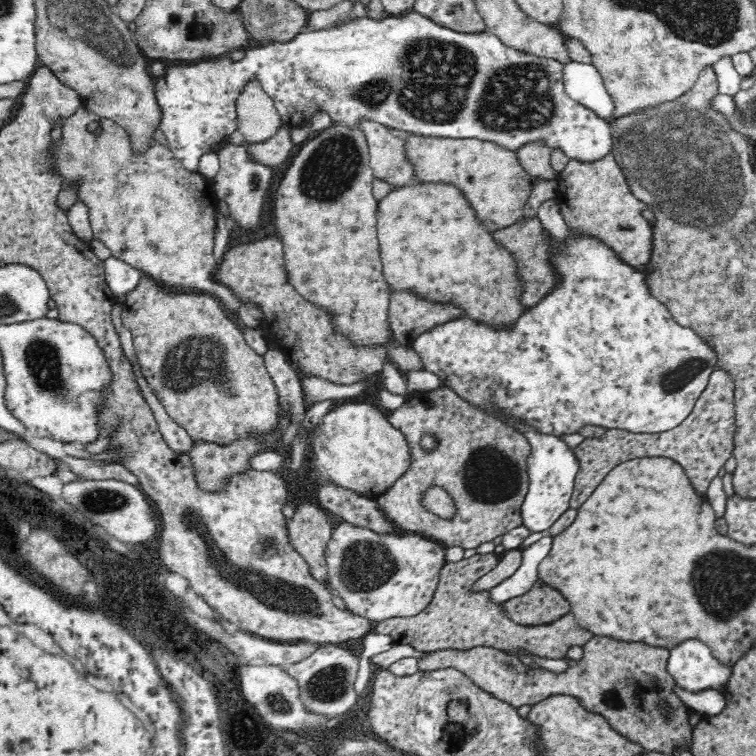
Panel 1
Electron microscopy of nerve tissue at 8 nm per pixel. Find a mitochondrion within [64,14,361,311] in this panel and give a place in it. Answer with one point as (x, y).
(257, 184)

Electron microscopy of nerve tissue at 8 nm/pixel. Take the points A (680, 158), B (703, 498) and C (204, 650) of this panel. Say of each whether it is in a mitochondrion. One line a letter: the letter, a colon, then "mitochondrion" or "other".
A: mitochondrion
B: other
C: other

